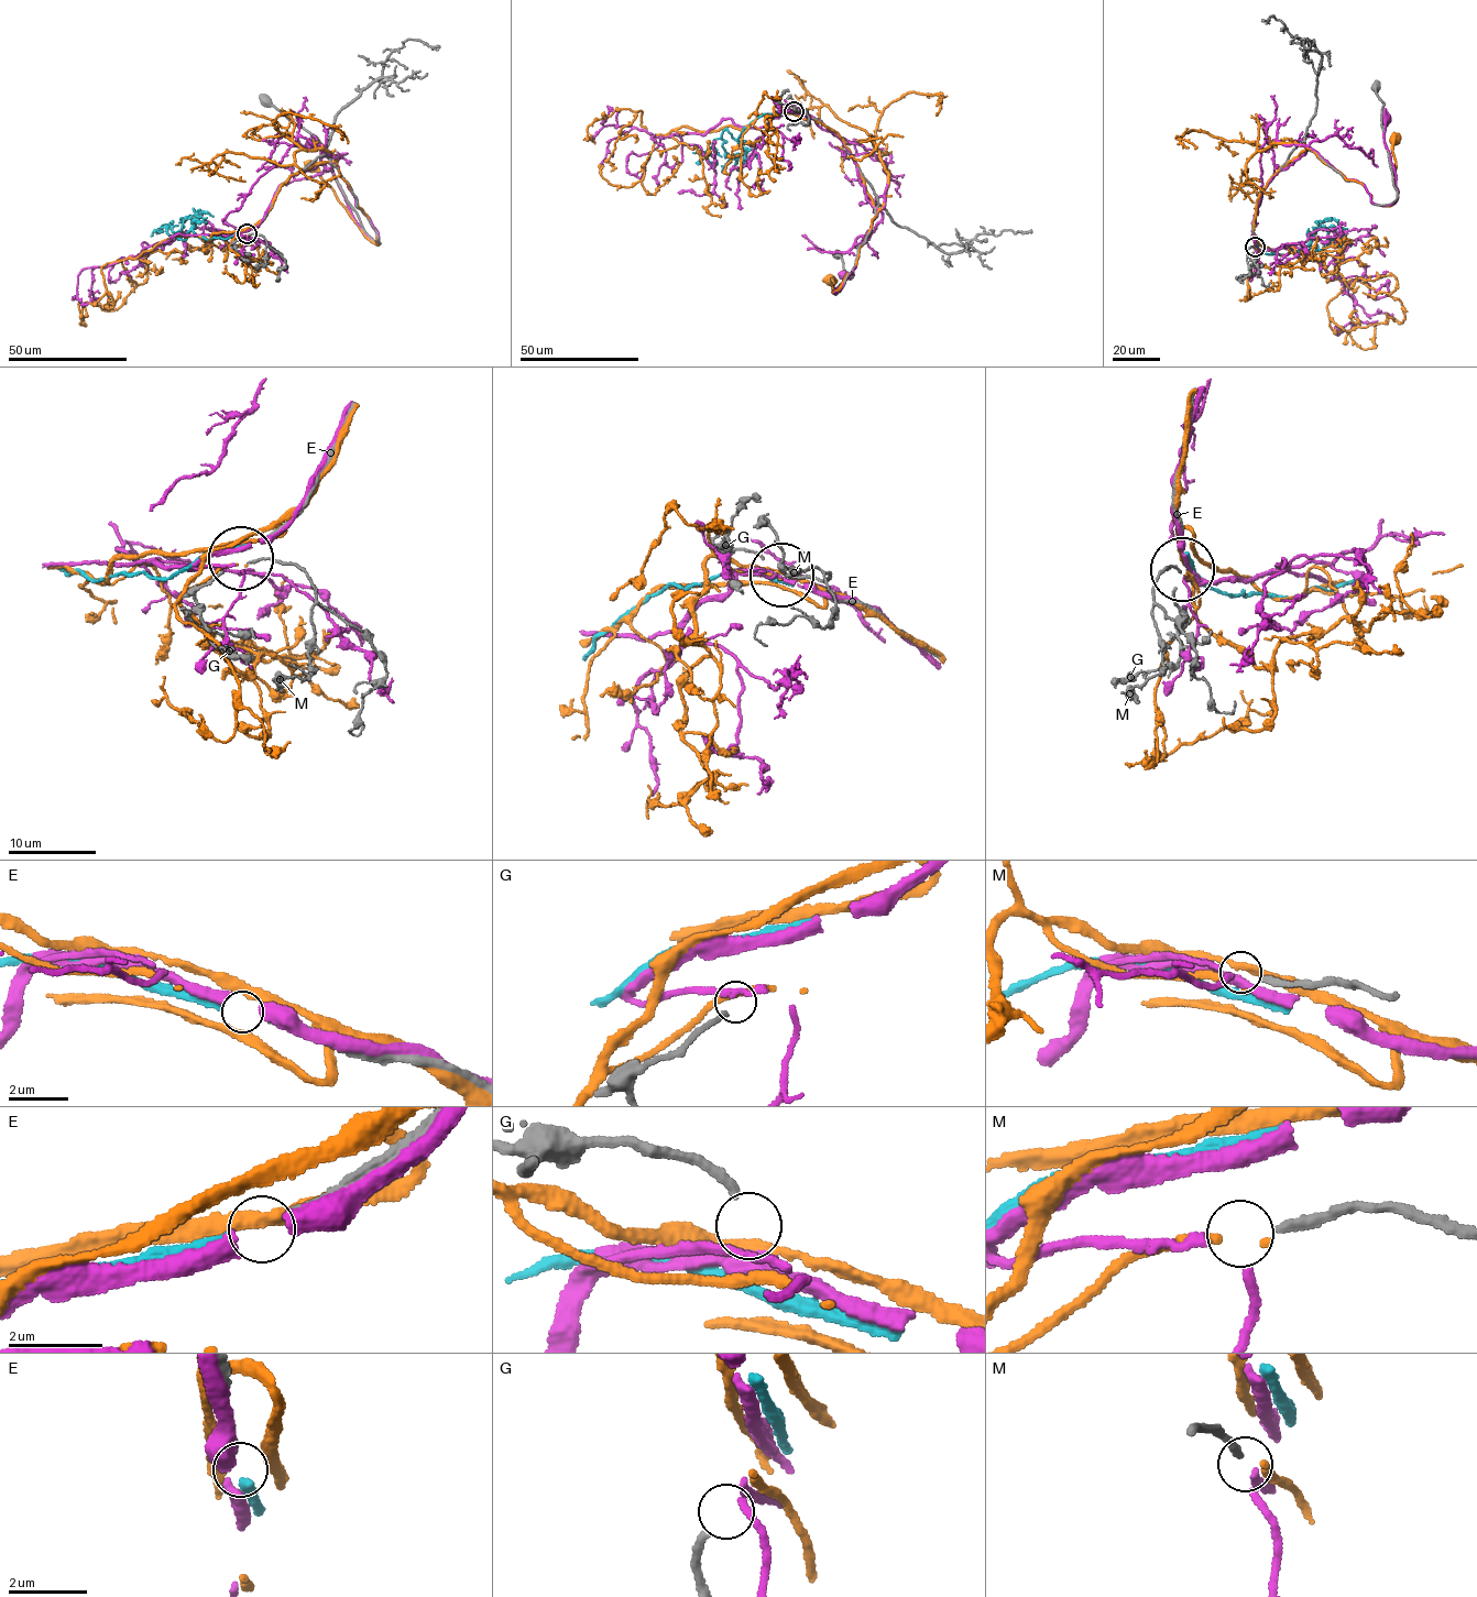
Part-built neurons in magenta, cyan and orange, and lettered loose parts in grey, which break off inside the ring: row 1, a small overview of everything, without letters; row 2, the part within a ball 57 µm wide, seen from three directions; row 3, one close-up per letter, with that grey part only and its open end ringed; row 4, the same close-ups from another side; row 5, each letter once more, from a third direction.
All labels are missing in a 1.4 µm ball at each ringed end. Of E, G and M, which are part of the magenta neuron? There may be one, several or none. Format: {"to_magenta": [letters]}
{"to_magenta": ["M"]}

